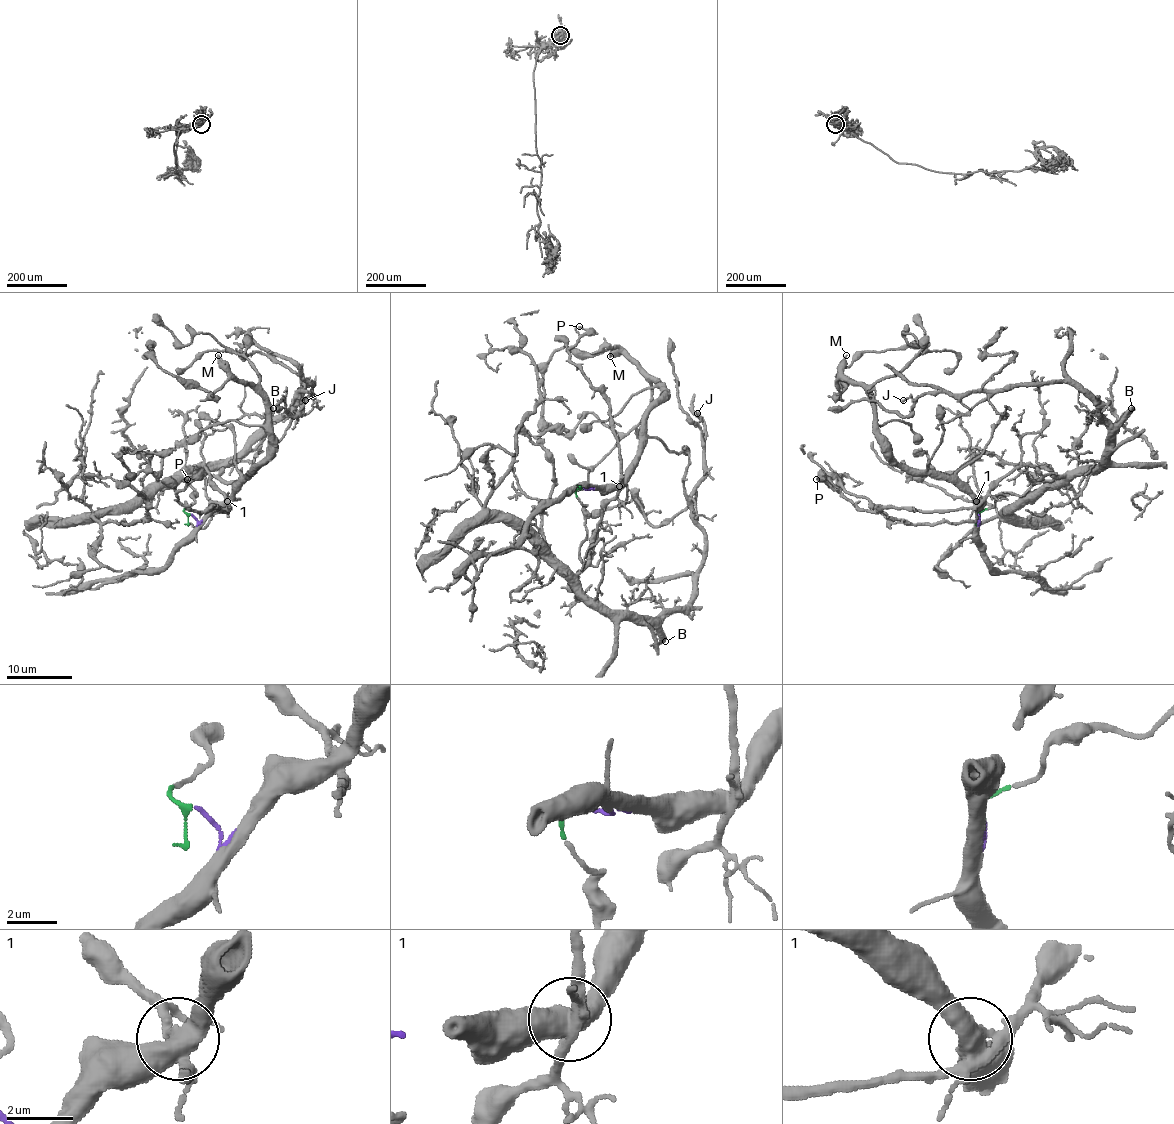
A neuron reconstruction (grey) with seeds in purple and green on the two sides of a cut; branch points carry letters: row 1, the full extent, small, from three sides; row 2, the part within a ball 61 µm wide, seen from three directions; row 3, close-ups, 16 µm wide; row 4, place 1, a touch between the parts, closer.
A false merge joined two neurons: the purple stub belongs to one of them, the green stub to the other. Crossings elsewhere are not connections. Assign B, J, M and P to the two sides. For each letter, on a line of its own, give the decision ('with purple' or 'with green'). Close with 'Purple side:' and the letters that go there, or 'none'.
B: with green
J: with green
M: with purple
P: with green
Purple side: M

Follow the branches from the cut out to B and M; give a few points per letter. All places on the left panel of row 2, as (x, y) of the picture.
B: (190, 514), (183, 510), (195, 491), (187, 483), (191, 478), (185, 476), (229, 461), (263, 425), (273, 407)
M: (190, 514), (203, 520), (224, 504), (268, 453), (265, 401), (249, 385), (241, 383), (218, 355)

